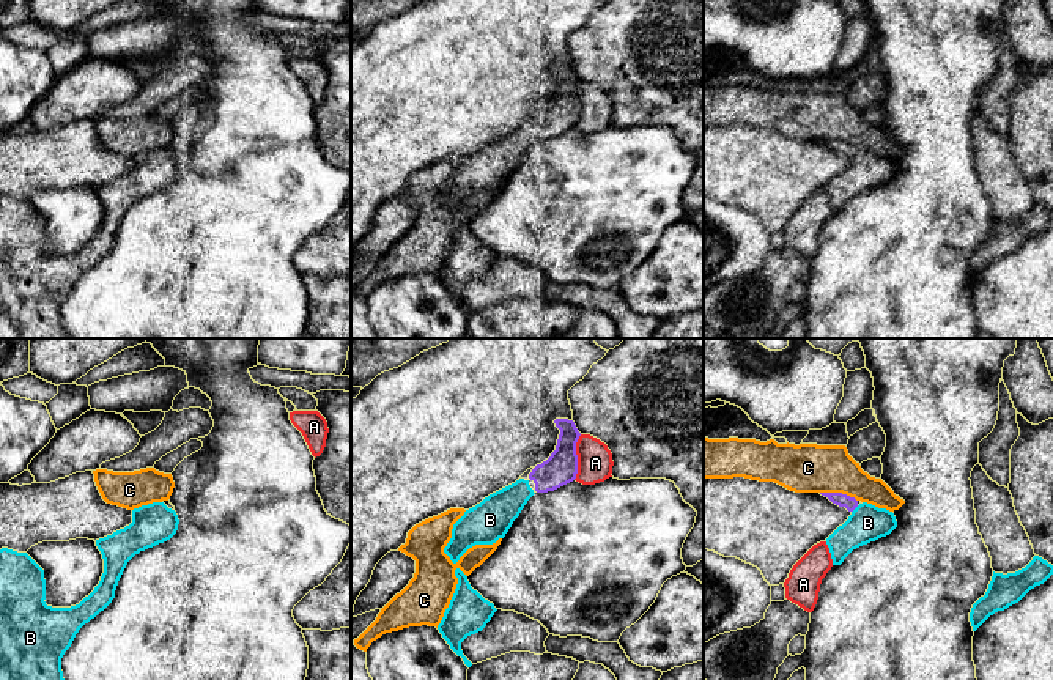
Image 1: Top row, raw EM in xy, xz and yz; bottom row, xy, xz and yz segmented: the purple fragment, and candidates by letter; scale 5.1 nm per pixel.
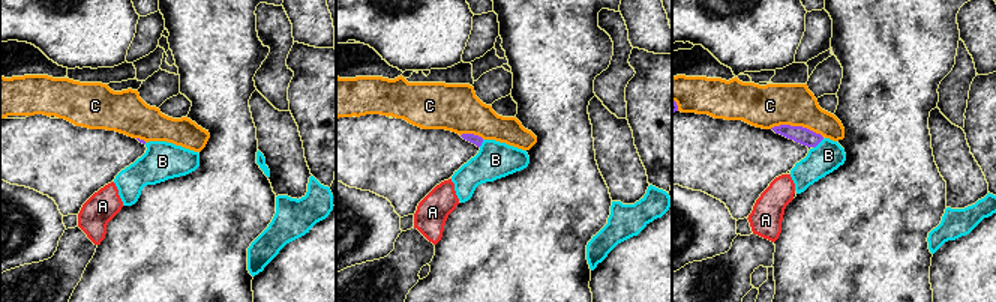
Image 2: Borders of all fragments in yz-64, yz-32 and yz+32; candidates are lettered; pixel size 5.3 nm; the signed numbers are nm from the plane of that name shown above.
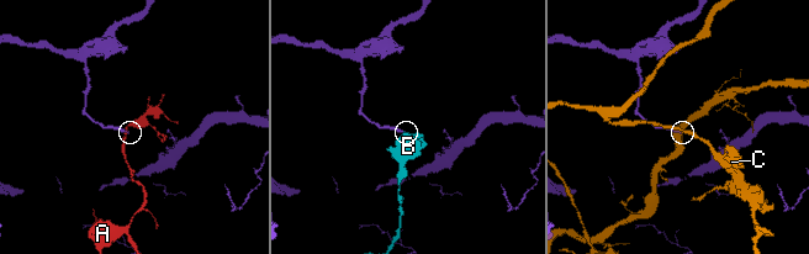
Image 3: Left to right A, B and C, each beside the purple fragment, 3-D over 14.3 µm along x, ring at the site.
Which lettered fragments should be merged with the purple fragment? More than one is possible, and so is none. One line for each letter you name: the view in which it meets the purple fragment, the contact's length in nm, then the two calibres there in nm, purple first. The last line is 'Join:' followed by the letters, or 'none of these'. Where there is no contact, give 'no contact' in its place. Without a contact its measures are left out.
B: contact in yz; length 50 nm; calibres 70 and 190 nm
Join: B

